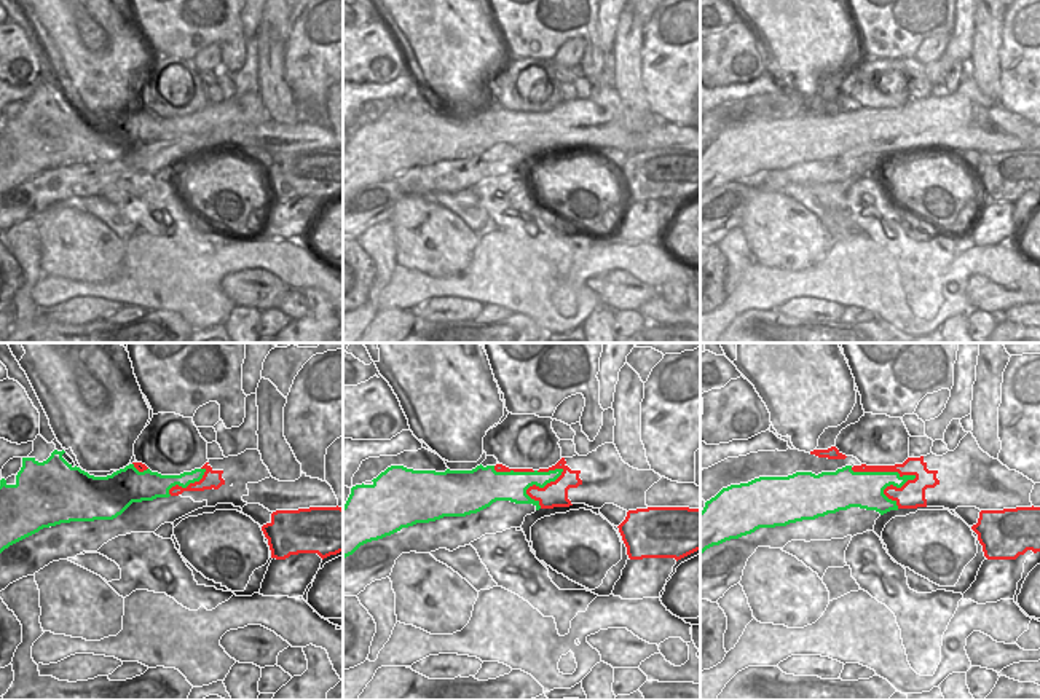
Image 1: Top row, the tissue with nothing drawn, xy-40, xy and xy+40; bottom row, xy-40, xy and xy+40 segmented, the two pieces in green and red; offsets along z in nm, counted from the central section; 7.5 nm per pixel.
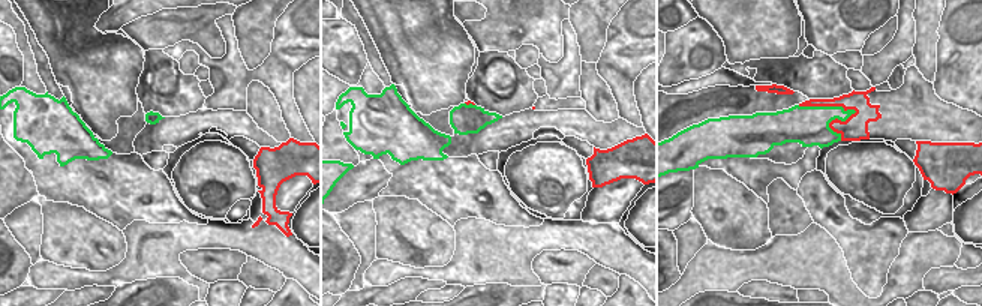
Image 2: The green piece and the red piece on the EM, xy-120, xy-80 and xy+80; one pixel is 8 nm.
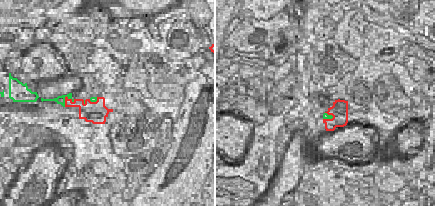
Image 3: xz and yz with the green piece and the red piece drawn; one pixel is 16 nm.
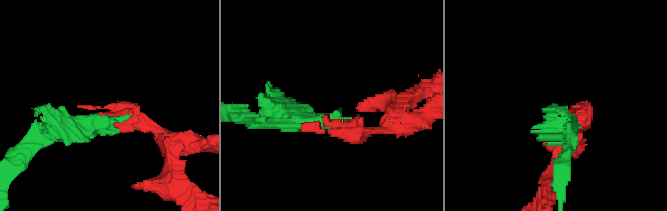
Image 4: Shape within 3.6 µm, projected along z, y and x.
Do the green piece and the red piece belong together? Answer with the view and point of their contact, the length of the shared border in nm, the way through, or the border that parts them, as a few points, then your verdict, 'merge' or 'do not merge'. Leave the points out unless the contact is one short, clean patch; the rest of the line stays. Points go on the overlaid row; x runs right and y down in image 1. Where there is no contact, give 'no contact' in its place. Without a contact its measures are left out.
contact xy (528, 472); length 550 nm; do not merge

